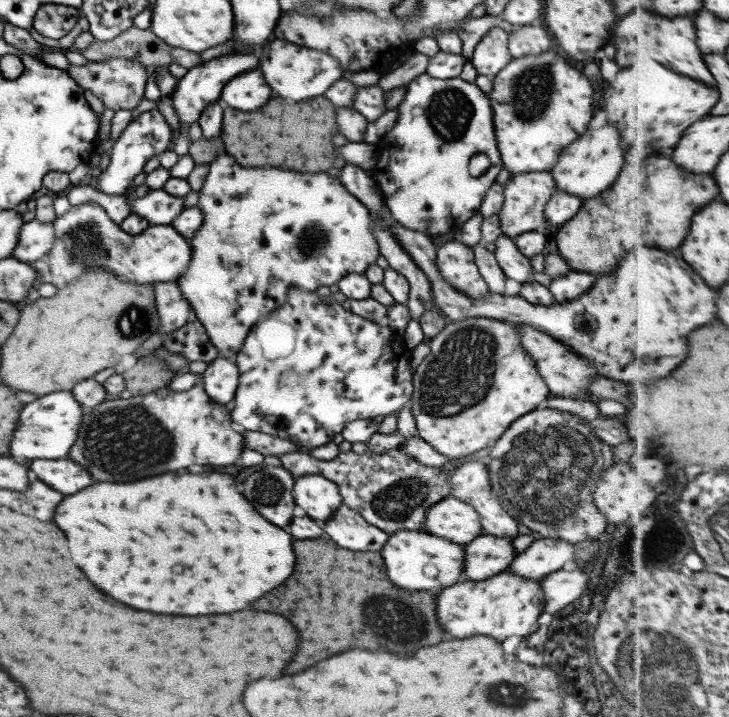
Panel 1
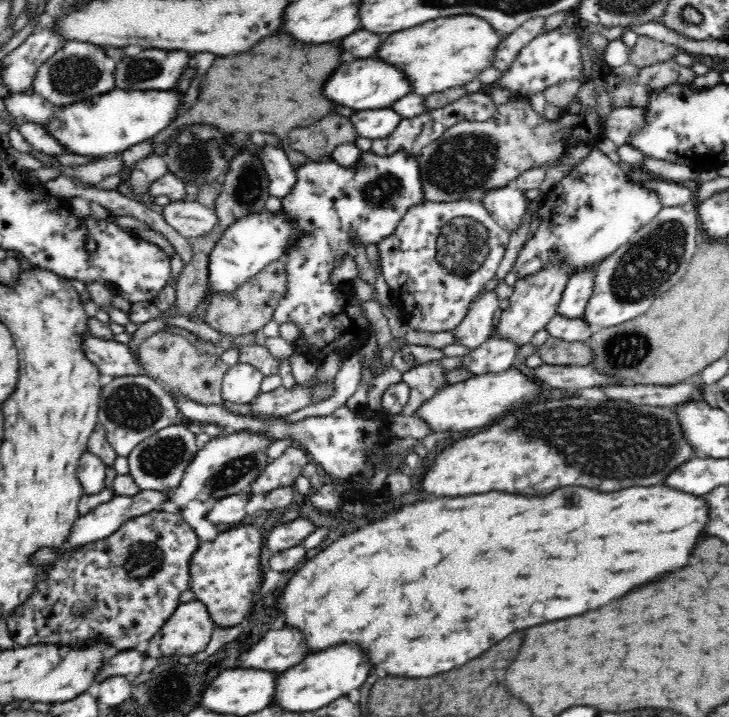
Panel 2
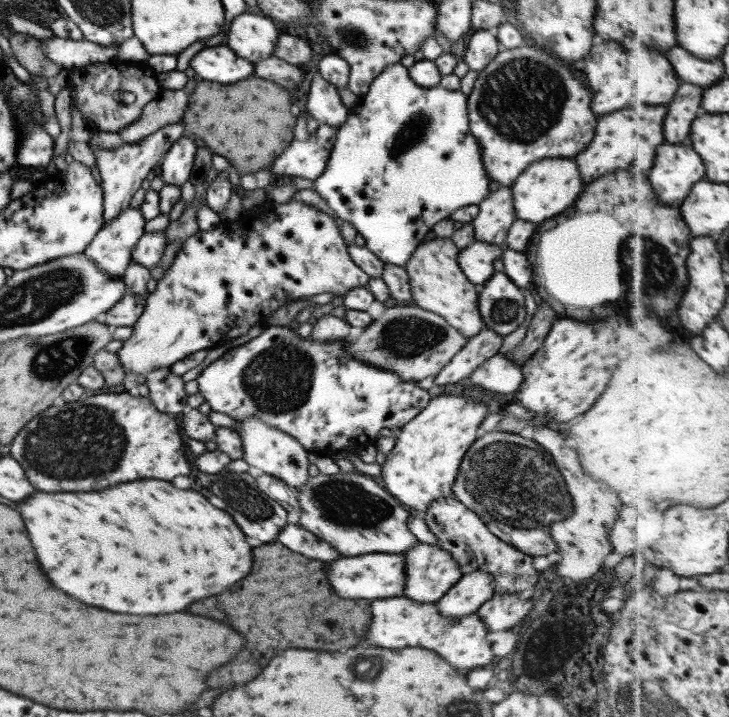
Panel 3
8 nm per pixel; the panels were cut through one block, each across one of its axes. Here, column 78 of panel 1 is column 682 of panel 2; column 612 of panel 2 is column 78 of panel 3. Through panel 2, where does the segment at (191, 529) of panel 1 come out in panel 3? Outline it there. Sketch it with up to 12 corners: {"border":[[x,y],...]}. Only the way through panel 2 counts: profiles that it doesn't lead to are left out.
{"border":[[165,480],[17,510],[79,602],[179,612],[247,576],[231,516]]}

